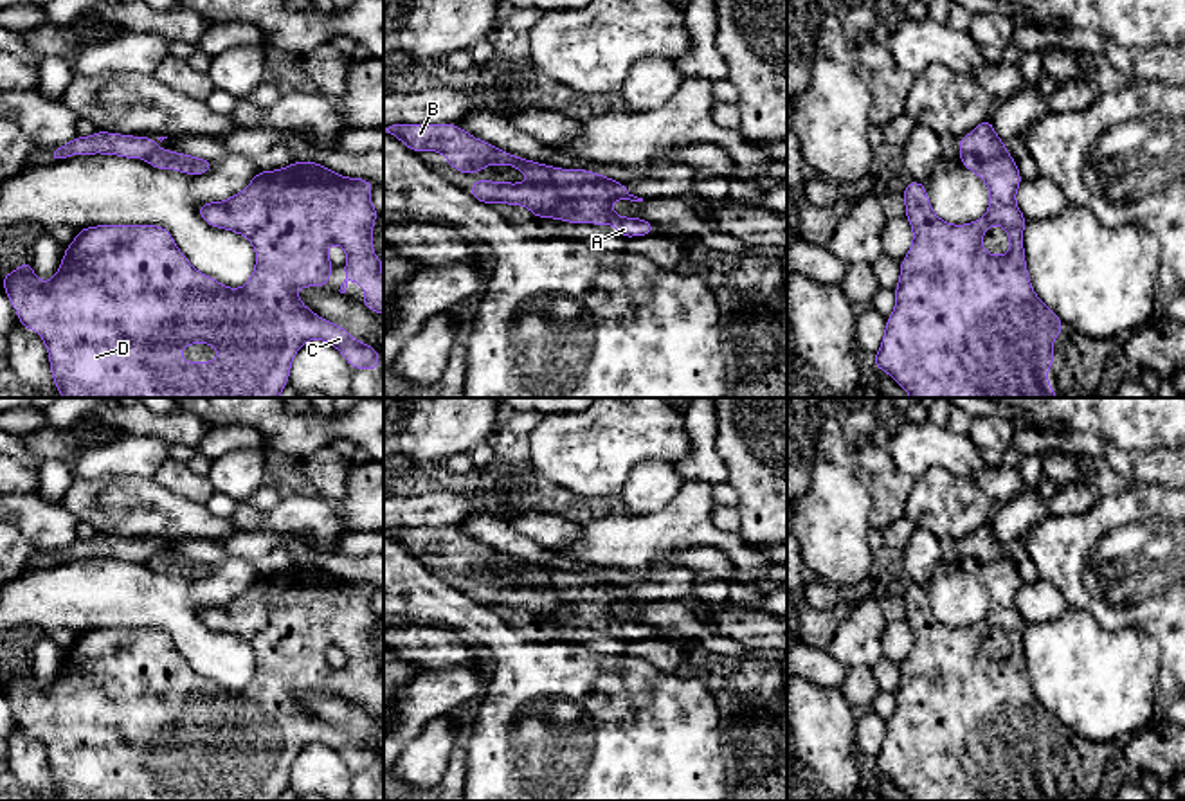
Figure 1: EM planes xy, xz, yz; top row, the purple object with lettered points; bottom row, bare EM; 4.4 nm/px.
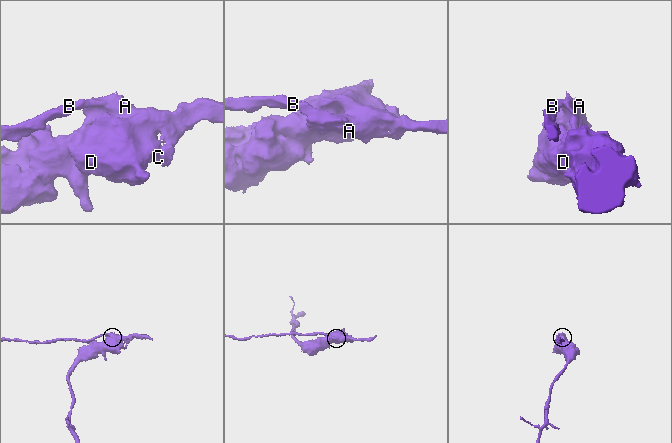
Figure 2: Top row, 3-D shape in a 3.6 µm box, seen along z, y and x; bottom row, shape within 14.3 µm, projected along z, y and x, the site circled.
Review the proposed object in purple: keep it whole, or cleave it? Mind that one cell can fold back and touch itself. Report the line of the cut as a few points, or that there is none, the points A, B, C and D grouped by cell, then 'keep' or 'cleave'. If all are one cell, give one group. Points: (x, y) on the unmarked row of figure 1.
cut in xz along (553, 571), (557, 607), (535, 620); A C D / B; cleave

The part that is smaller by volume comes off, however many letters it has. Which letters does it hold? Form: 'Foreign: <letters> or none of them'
Foreign: B

